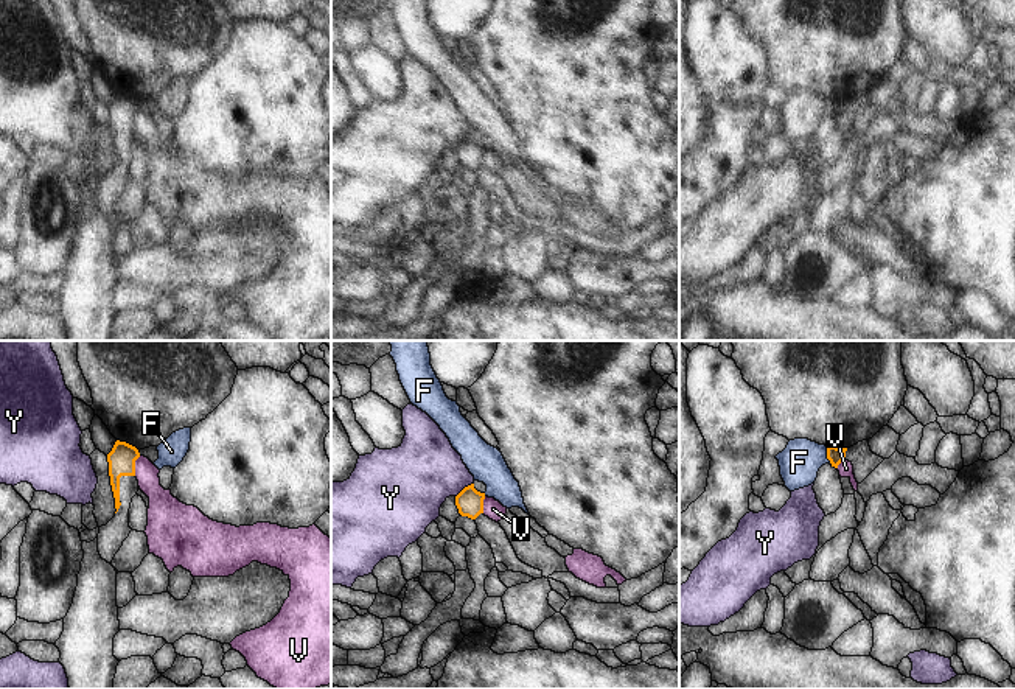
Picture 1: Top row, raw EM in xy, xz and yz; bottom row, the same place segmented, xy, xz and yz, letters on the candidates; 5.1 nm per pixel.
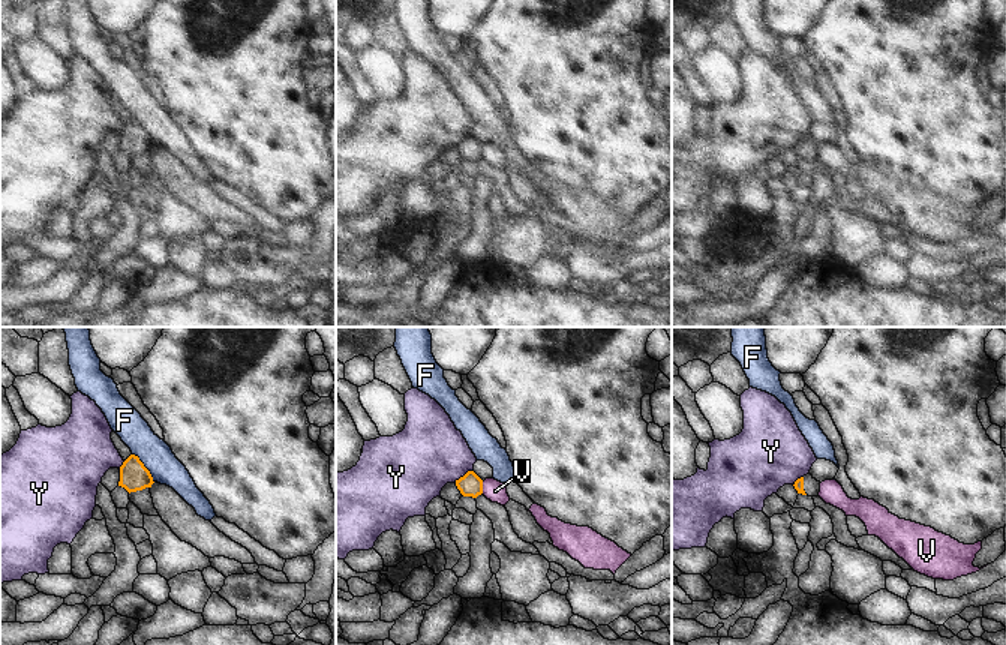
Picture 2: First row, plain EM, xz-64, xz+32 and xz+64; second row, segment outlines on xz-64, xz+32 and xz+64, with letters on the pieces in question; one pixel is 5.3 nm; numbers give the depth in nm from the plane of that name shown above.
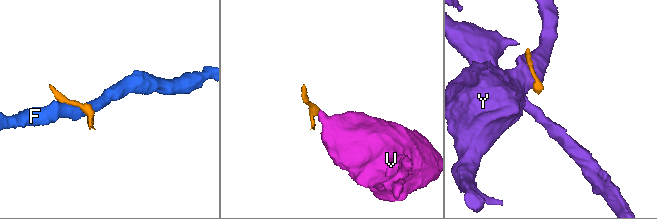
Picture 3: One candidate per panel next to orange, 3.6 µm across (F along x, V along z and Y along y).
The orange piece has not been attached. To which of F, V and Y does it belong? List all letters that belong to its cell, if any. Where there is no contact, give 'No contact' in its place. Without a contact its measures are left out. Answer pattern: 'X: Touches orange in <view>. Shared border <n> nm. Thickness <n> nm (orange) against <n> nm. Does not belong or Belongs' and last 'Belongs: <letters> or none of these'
F: Touches orange in yz. Shared border 100 nm. Thickness 80 nm (orange) against 220 nm. Does not belong
V: Touches orange in xy. Shared border 110 nm. Thickness 140 nm (orange) against 140 nm. Does not belong
Y: Touches orange in xz. Shared border 120 nm. Thickness 140 nm (orange) against 360 nm. Does not belong
Belongs: none of these.

